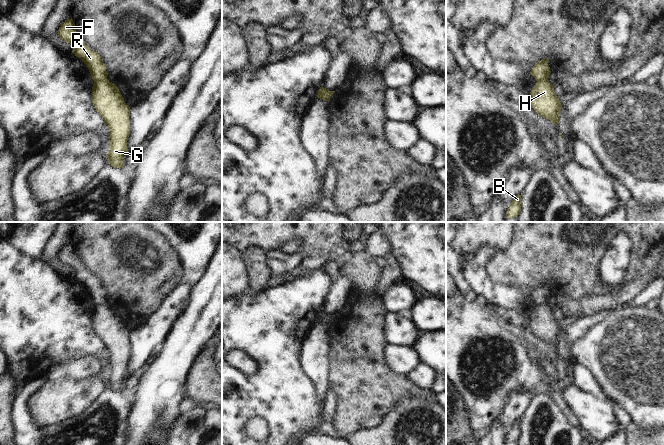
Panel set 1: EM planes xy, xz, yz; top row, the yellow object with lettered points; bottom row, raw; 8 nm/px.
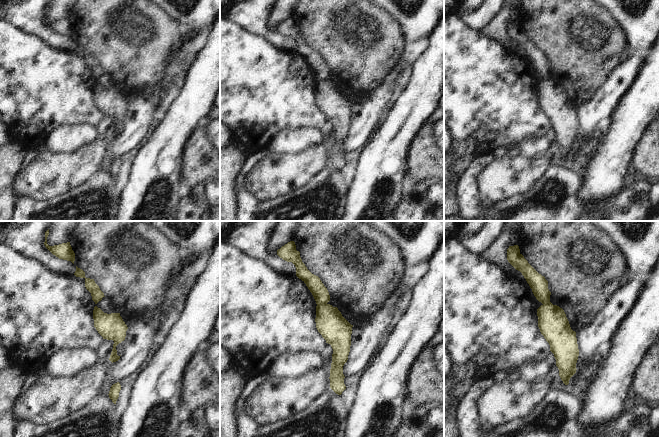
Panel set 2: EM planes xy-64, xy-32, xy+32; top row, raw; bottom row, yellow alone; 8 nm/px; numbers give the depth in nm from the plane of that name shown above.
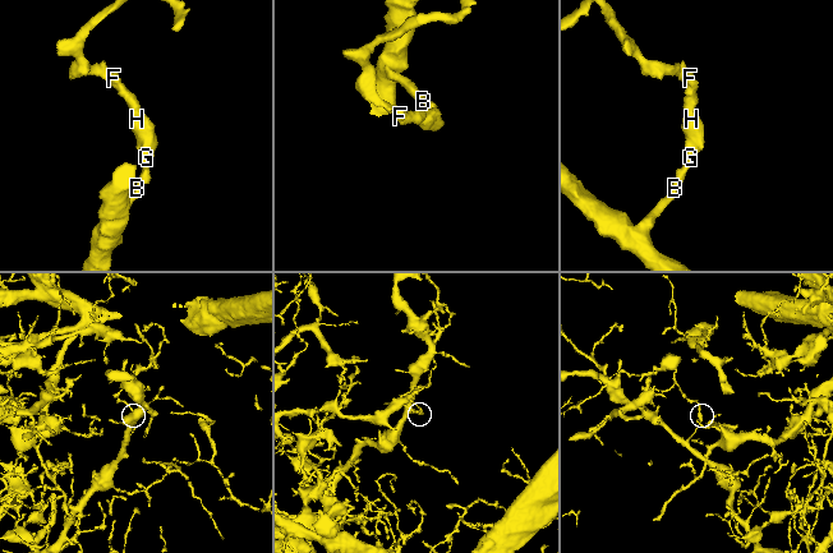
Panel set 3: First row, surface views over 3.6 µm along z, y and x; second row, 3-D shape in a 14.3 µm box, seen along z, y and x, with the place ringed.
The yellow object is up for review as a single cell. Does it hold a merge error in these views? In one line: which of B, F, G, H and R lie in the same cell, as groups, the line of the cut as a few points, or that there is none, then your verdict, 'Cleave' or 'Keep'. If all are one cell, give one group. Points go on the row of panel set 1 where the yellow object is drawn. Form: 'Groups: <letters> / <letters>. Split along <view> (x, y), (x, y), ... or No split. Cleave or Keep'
Groups: B G H / F R. Split along xy (106, 78), (94, 82). Cleave.

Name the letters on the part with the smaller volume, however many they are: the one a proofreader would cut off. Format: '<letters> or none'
F, R

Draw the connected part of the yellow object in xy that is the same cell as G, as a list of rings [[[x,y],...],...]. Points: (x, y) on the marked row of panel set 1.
[[[104,79],[94,82],[92,103],[110,132],[109,151],[106,154],[112,167],[123,168],[124,155],[129,151],[130,107],[125,103],[117,86]]]

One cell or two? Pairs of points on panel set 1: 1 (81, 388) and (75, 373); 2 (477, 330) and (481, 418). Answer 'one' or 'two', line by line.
1: two
2: one

